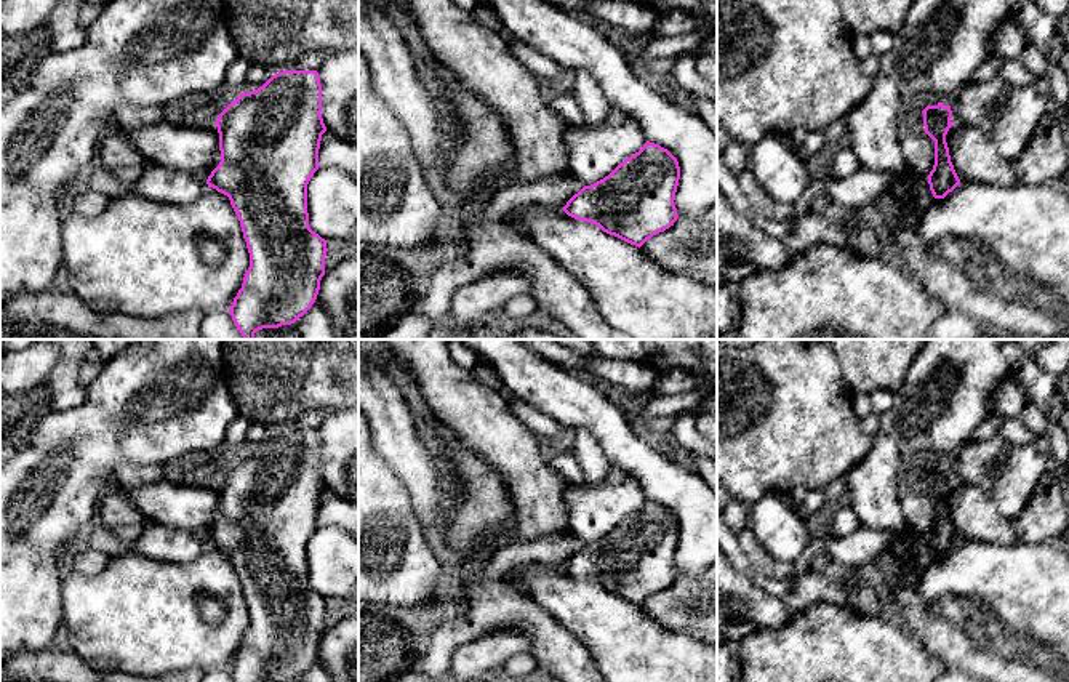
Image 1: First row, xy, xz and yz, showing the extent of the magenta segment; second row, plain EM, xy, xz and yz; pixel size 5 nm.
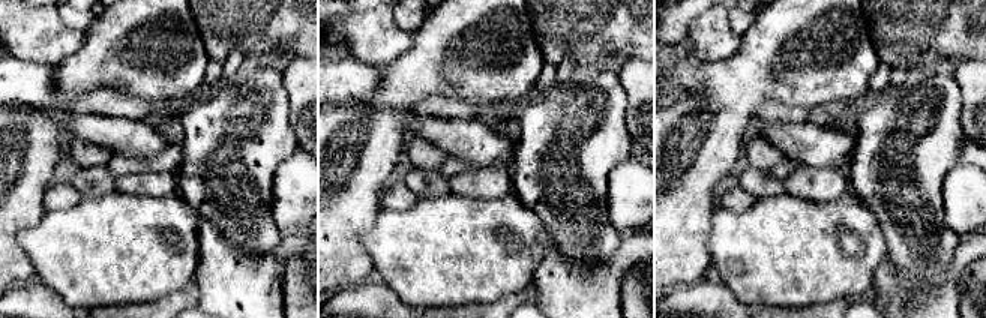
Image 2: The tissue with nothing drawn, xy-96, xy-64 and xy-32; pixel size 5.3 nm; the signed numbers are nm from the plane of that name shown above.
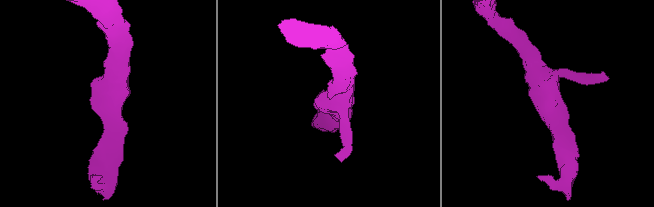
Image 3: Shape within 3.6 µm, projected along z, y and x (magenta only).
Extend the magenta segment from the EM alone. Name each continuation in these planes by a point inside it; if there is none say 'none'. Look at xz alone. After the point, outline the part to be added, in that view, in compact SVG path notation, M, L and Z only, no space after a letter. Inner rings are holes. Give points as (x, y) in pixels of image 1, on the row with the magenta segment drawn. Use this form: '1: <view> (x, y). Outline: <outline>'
none

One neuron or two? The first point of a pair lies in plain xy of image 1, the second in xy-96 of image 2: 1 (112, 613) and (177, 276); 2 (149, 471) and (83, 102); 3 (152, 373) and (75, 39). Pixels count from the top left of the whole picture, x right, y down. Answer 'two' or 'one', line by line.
1: one
2: one
3: two

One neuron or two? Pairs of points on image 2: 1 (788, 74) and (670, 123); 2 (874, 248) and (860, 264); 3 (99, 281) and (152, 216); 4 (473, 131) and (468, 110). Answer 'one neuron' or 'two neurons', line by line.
1: one neuron
2: one neuron
3: one neuron
4: two neurons

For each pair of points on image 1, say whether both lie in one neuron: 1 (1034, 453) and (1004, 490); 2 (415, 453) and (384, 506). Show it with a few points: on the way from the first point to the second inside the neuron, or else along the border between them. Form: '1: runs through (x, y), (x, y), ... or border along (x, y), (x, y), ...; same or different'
1: runs through (1026, 463), (1010, 481); same
2: border along (375, 449), (391, 468); different

